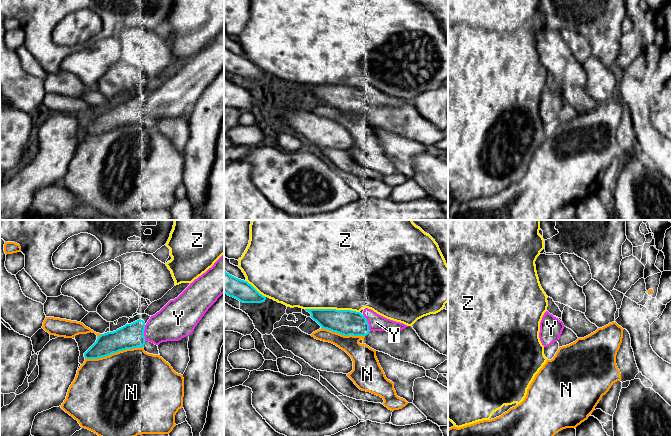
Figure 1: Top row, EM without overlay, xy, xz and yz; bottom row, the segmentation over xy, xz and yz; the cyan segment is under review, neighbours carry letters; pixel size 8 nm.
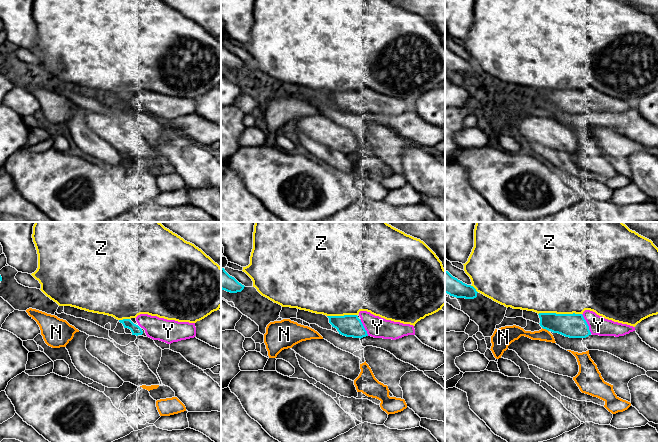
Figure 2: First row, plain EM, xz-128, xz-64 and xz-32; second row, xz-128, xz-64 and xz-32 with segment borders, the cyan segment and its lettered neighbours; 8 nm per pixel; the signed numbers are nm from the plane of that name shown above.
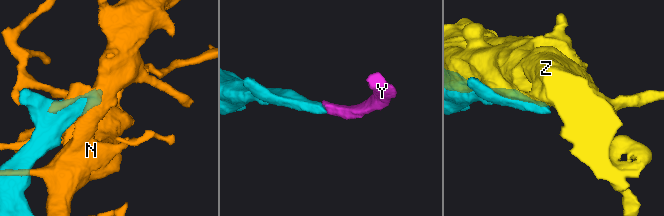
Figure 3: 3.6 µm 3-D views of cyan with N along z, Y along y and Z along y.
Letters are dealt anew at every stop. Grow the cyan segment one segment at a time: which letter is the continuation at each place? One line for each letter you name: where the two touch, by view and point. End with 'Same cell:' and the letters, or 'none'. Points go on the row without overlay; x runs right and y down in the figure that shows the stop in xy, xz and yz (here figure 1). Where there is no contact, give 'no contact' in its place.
Y: contact xz (367, 98)
Same cell: Y

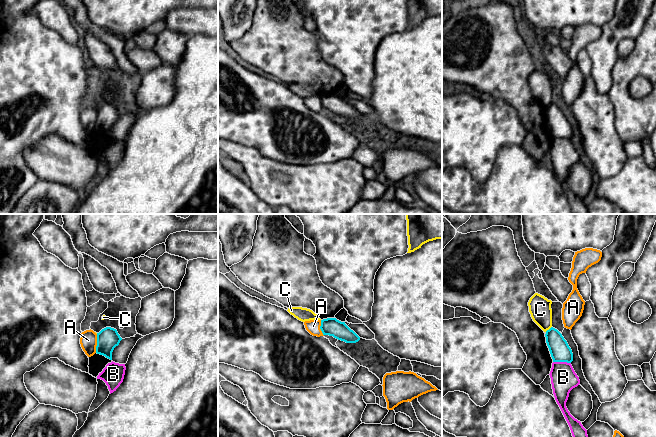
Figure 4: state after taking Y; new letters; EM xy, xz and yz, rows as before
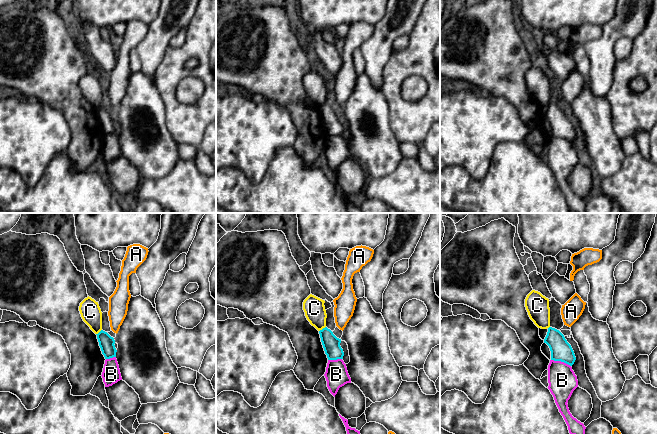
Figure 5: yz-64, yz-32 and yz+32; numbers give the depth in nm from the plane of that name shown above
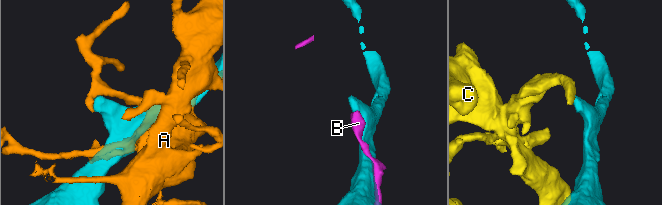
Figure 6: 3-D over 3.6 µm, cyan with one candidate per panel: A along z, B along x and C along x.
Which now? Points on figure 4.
Same cell: none

